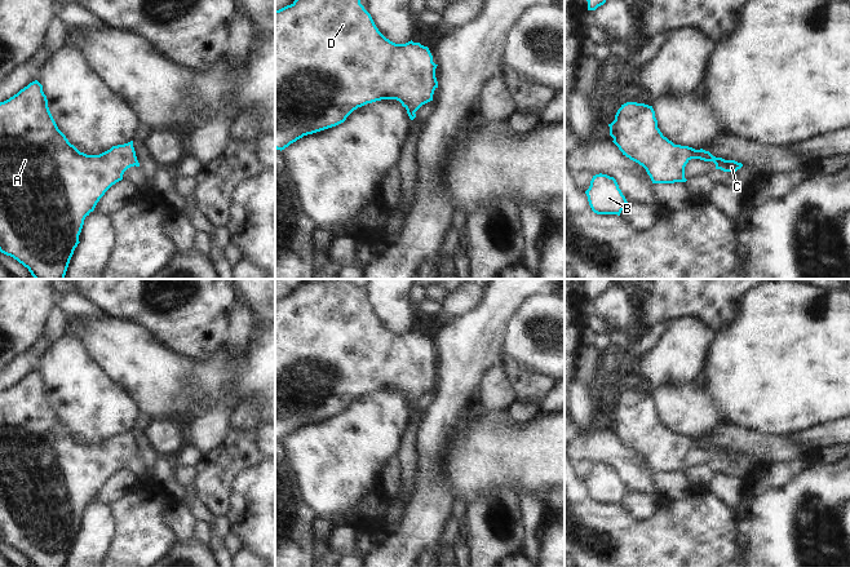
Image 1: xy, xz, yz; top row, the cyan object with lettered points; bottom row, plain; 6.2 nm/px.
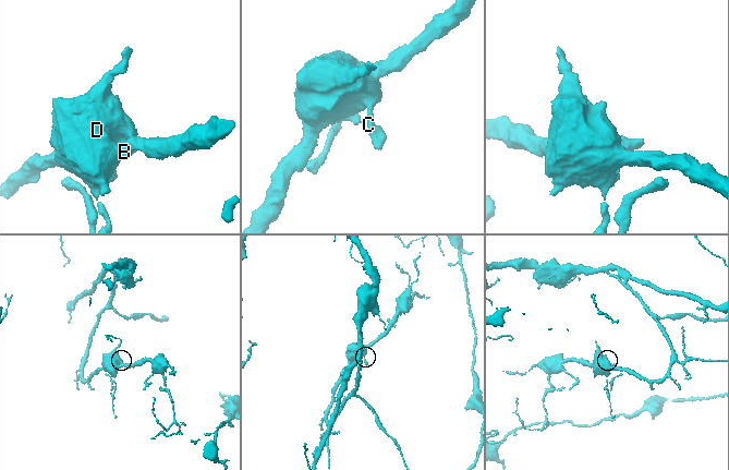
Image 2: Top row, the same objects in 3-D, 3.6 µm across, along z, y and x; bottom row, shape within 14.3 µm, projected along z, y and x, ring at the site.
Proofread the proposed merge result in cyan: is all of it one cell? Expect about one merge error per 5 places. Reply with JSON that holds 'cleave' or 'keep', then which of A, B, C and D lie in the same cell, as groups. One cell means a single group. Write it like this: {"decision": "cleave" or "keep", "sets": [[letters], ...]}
{"decision": "keep", "sets": [["A", "B", "C", "D"]]}

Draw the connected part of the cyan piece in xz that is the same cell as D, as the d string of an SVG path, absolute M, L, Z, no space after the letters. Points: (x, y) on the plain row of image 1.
M323 279L322 282L304 282L291 294L275 300L275 438L284 439L291 433L346 409L346 407L358 397L381 389L397 389L407 399L411 409L416 407L416 400L425 393L433 390L434 380L438 377L433 345L428 336L412 329L406 333L395 333L386 328L376 316L371 304L360 293L360 287L350 284L344 279Z

